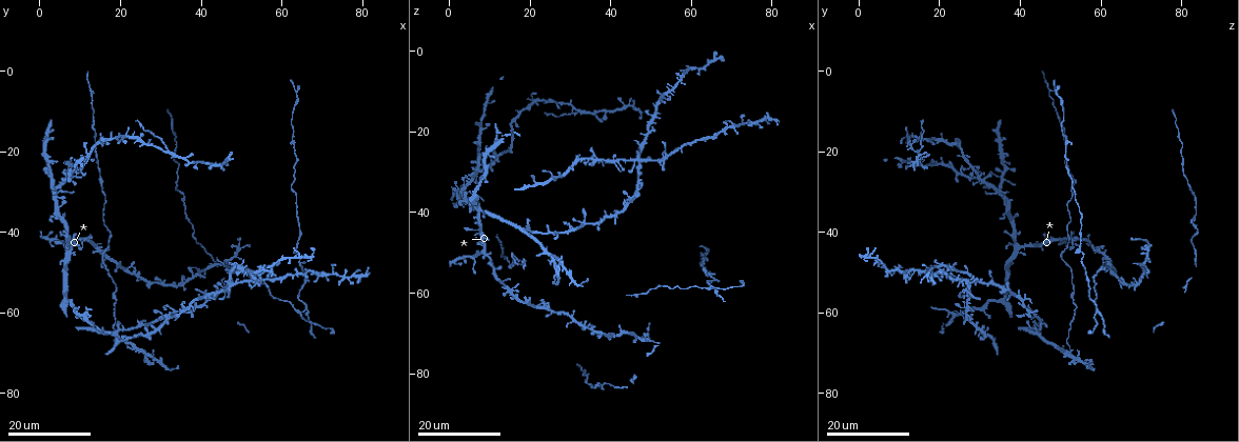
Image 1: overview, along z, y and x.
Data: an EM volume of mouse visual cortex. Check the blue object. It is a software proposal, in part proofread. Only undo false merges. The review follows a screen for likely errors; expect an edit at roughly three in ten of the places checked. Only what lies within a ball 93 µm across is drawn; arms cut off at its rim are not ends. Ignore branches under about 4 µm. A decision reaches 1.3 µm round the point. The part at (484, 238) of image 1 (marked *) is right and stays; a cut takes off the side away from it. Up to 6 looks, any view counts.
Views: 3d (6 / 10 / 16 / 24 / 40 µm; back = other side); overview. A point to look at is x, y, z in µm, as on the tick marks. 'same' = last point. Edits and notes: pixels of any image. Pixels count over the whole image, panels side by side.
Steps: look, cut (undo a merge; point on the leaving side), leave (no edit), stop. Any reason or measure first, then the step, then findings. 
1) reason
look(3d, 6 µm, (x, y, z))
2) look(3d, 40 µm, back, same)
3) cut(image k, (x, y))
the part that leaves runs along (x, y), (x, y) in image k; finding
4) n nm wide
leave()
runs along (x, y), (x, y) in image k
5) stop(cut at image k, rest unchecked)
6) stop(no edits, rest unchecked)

thin arm on a thick one
look(3d, 16 µm, (15.0, 44.5, 59.0))

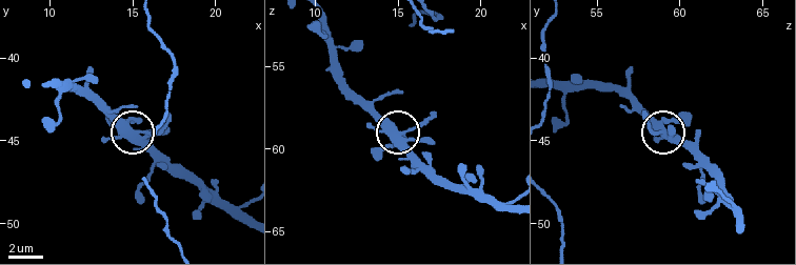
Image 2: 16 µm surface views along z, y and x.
look(3d, 10 µm, (14.8, 44.3, 58.9))

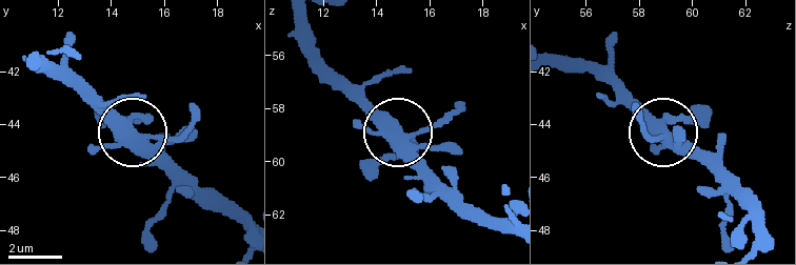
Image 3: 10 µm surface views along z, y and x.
5 arms
leave()
runs along (551, 60), (591, 67), (659, 133), (711, 110) in image 3; all the same neuron

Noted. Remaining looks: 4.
branch point
look(3d, 16 µm, (32.0, 20.5, 15.5))

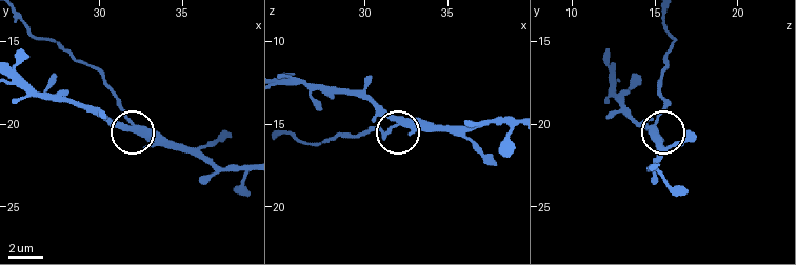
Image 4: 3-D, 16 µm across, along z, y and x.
zoom in
look(3d, 10 µm, (32.2, 20.1, 14.9))

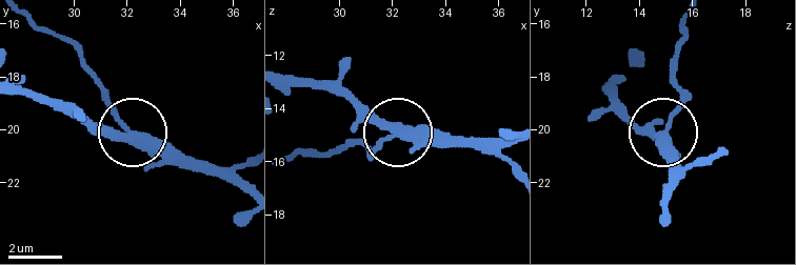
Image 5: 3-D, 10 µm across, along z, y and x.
side arm 13 µm
cut(image 5, (95, 79))
the part that leaves runs along (117, 116), (76, 51), (21, 17) in image 5; a second neuron is stuck on

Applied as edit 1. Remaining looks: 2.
stop(cut at image 5, rest unchecked)

